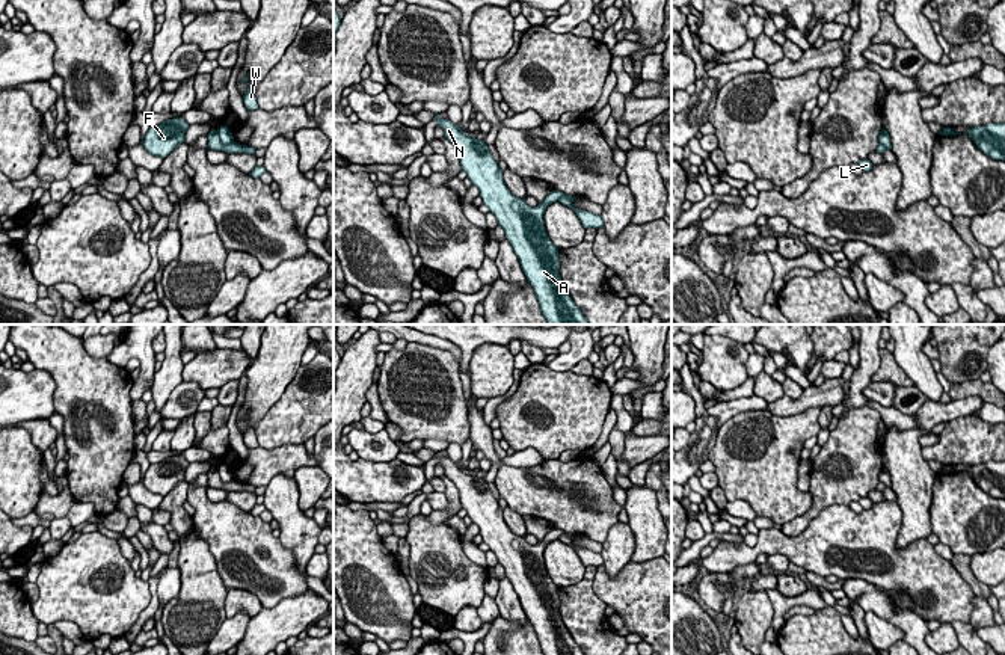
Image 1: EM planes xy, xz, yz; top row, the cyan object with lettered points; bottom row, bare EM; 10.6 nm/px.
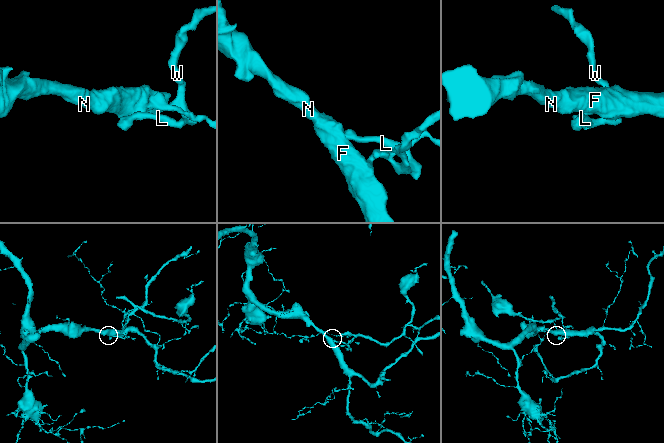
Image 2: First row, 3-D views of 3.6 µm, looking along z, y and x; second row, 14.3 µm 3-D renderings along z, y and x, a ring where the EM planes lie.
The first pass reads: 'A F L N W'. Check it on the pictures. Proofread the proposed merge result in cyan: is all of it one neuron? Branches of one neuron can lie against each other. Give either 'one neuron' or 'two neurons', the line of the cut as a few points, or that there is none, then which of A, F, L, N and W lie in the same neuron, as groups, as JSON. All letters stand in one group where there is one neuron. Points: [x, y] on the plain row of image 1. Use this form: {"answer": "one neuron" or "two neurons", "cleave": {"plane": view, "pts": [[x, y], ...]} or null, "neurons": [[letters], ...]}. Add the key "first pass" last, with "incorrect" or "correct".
{"answer": "two neurons", "cleave": {"plane": "xy", "pts": [[216, 468], [224, 482], [233, 480]]}, "neurons": [["A", "F", "N"], ["L", "W"]], "first pass": "incorrect"}

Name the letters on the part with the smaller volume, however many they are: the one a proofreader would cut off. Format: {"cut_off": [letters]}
{"cut_off": ["L", "W"]}

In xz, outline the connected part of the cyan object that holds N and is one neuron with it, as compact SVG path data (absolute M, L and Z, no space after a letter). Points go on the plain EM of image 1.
M439 451L433 459L444 466L447 475L457 487L462 509L466 510L483 536L483 543L496 555L498 563L504 567L506 577L510 580L527 619L531 622L534 632L539 638L543 655L584 655L581 647L575 643L569 629L563 623L560 614L558 586L548 575L543 552L548 543L557 540L561 534L569 536L572 540L578 534L566 533L560 528L551 530L537 545L530 545L525 537L515 534L504 521L502 509L498 500L493 498L489 484L481 477L472 472L465 474L463 469L450 457L441 457Z

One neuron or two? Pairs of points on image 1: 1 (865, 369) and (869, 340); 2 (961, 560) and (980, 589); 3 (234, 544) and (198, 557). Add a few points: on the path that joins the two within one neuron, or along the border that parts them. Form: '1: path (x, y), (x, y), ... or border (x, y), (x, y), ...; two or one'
1: path (869, 361), (869, 347); one
2: path (963, 568), (972, 581); one
3: border (193, 528), (207, 544), (216, 571), (225, 586); two

